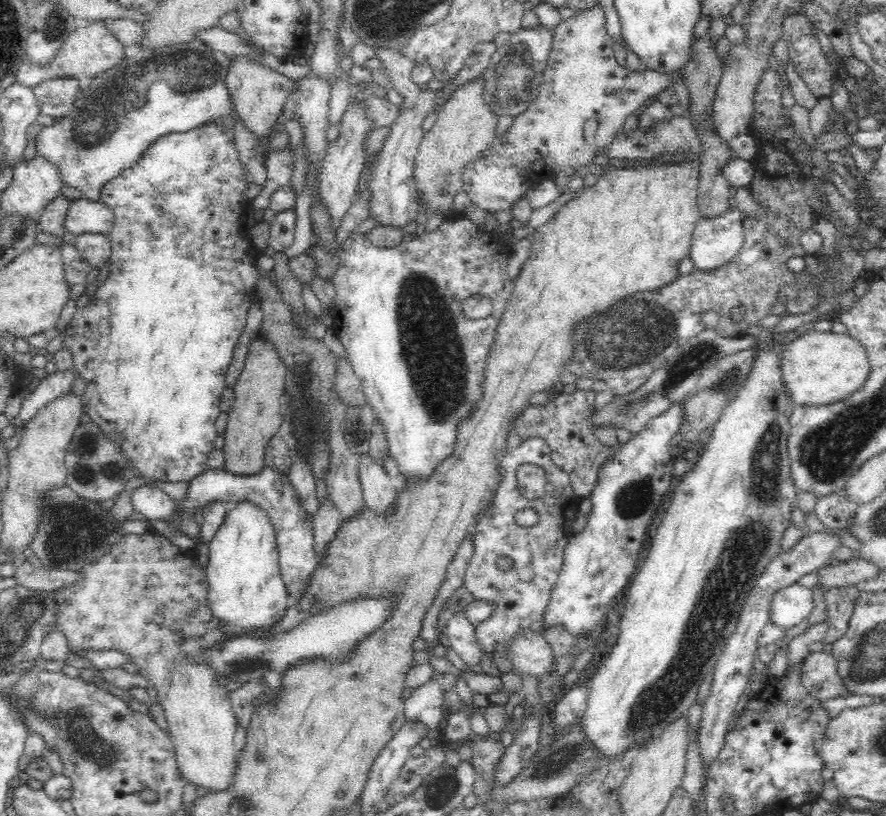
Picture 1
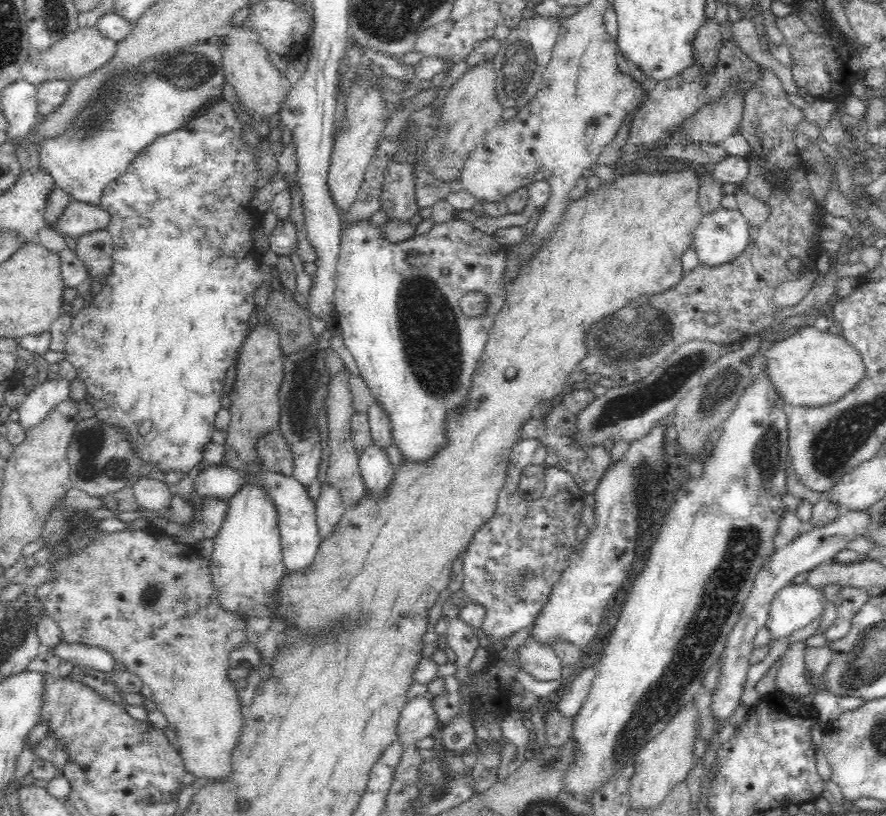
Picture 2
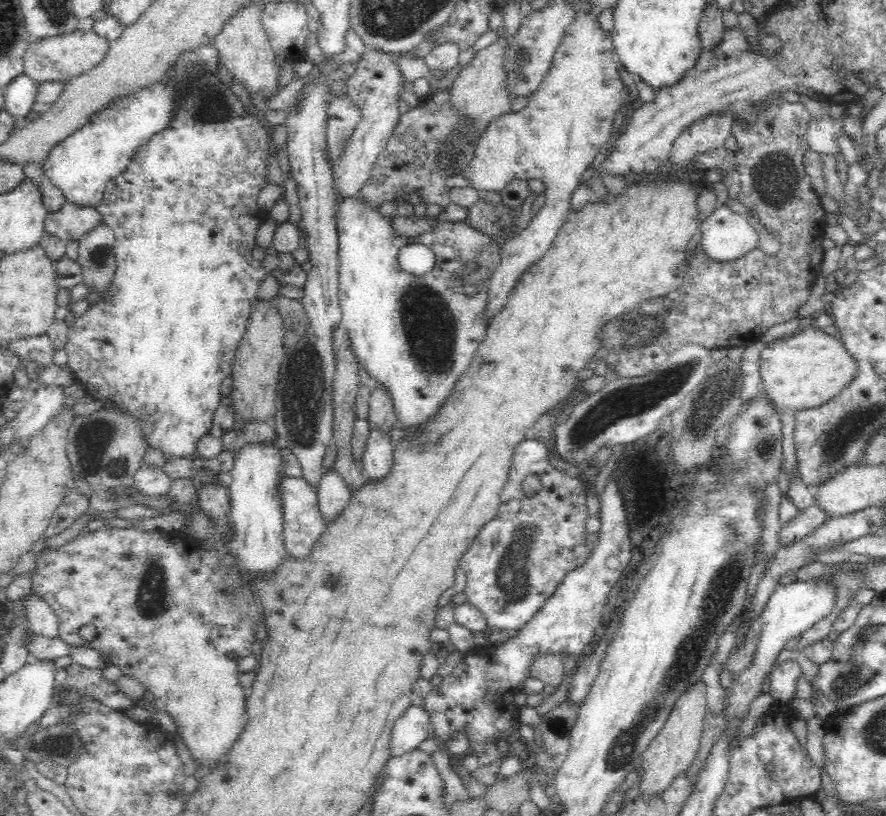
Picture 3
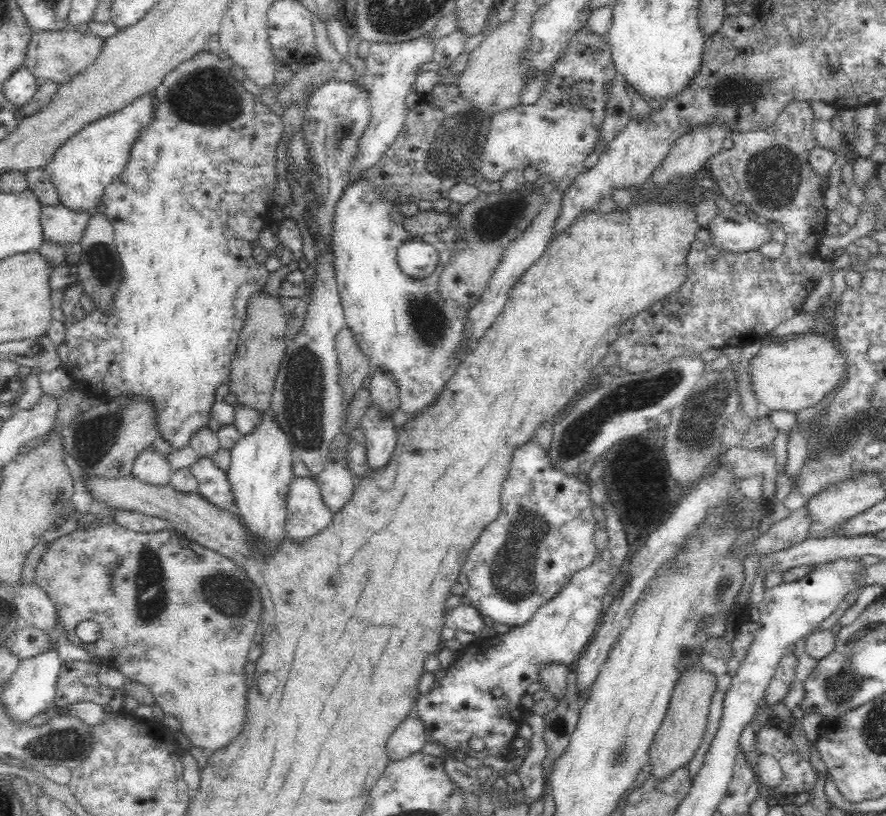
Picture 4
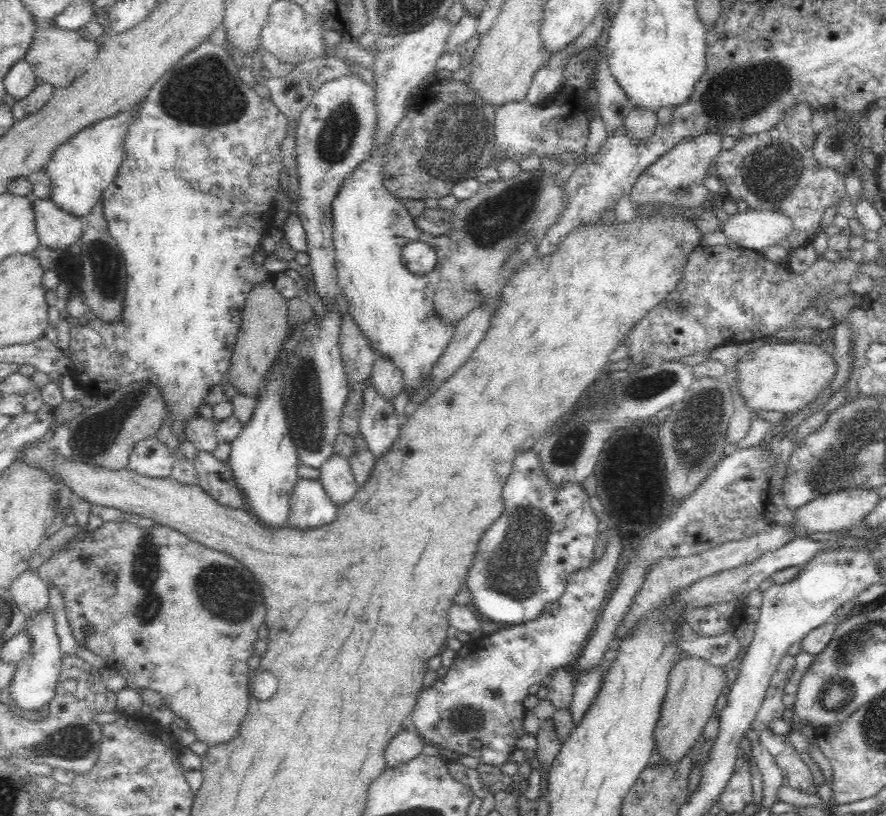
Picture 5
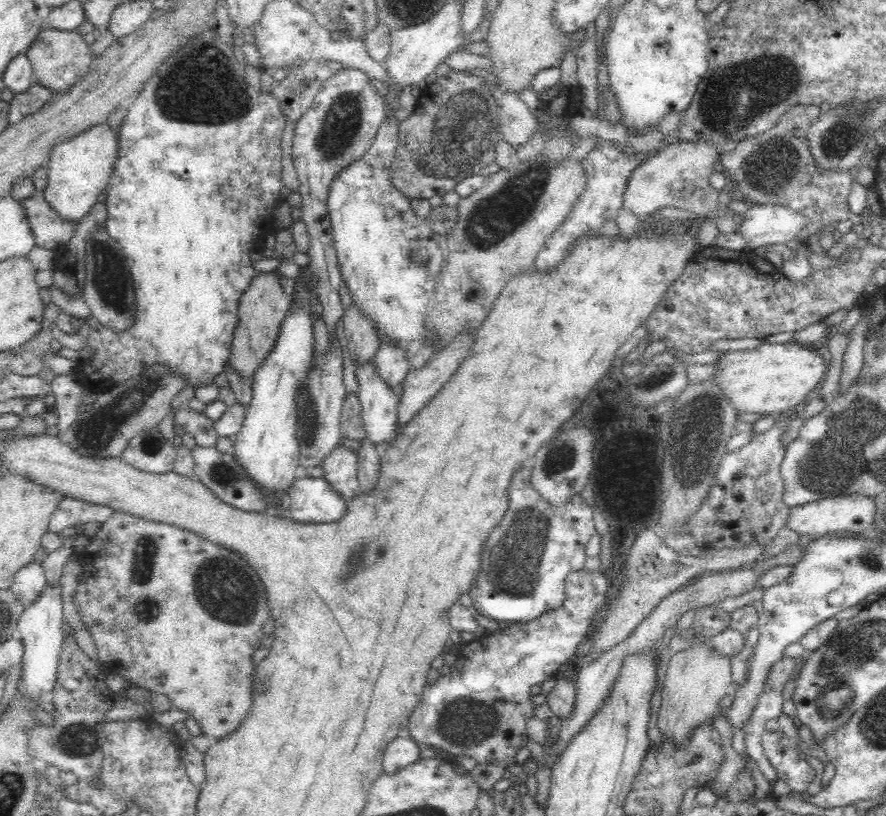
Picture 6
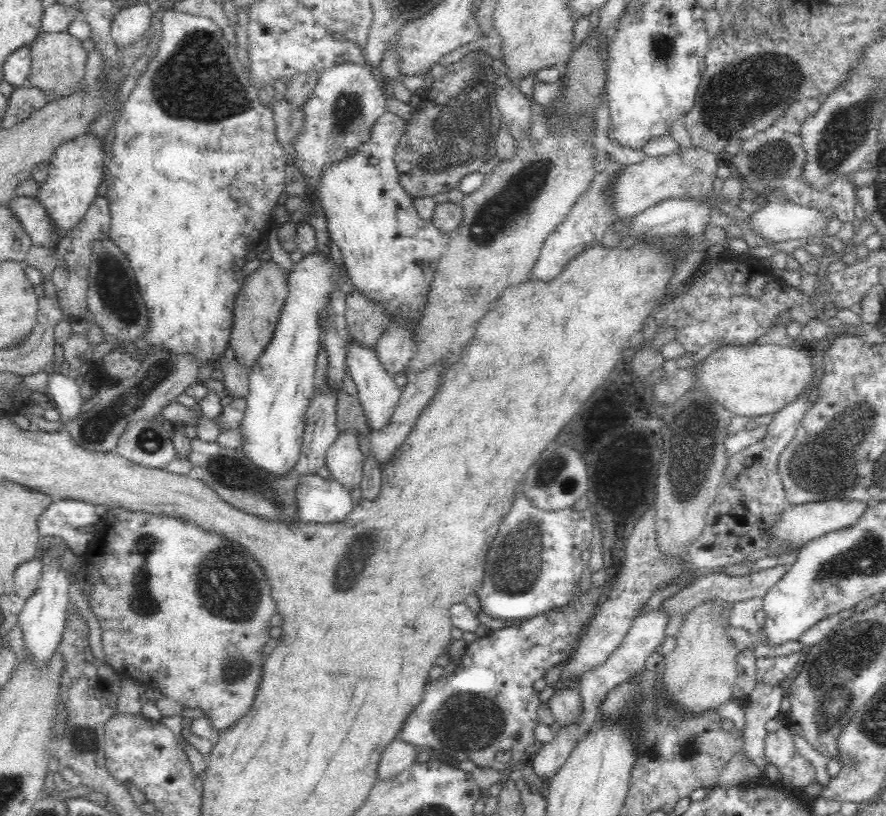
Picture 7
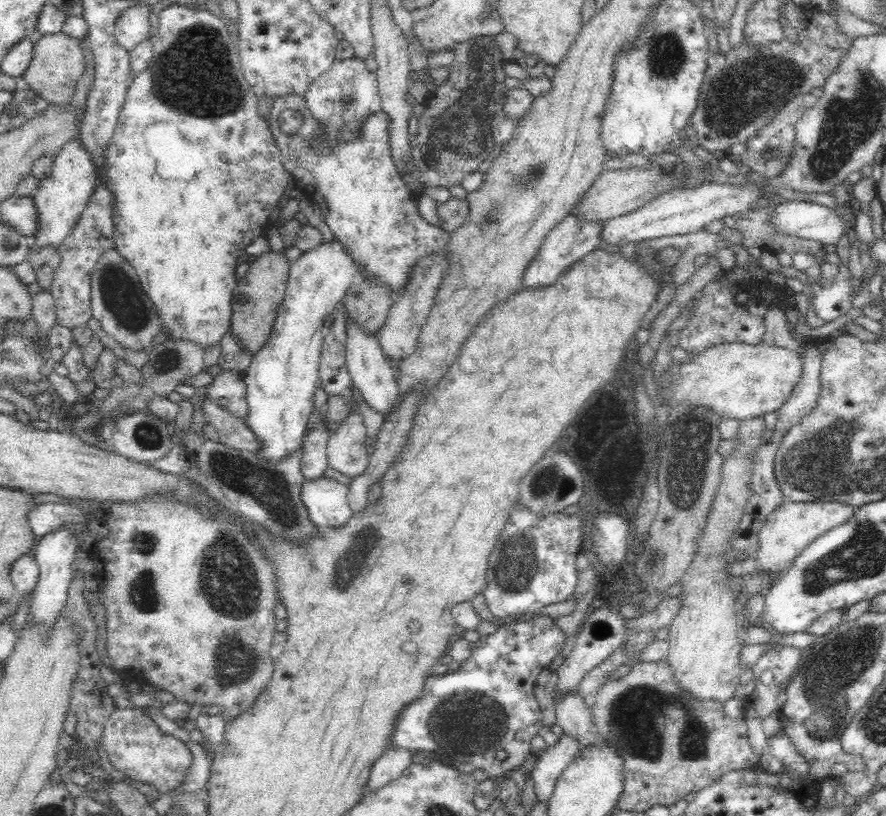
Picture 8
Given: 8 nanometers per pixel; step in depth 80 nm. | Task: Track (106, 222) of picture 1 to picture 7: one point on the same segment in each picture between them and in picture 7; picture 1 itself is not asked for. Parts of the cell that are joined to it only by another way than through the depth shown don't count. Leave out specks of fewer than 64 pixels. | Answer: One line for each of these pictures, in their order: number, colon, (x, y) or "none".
2: (79, 218)
3: (70, 222)
4: (60, 225)
5: (56, 229)
6: (51, 232)
7: (28, 210)

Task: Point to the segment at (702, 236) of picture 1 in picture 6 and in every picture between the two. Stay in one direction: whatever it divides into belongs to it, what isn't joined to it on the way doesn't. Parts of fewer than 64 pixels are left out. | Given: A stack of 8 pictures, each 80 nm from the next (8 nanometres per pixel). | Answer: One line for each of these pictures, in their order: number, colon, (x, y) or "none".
2: (722, 235)
3: (726, 235)
4: (732, 232)
5: (753, 230)
6: (772, 223)

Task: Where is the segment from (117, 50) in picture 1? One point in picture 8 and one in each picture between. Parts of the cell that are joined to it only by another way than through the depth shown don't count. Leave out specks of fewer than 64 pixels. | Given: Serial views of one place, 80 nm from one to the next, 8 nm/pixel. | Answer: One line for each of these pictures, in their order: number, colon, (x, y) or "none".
2: (79, 53)
3: (60, 58)
4: (58, 56)
5: (57, 56)
6: (59, 59)
7: (58, 60)
8: (57, 65)

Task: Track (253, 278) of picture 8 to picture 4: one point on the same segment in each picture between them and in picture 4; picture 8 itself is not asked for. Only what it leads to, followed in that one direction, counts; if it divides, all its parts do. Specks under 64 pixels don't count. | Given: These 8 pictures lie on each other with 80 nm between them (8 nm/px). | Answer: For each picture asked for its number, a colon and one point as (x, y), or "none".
4: (261, 347)
5: (260, 339)
6: (261, 309)
7: (257, 306)

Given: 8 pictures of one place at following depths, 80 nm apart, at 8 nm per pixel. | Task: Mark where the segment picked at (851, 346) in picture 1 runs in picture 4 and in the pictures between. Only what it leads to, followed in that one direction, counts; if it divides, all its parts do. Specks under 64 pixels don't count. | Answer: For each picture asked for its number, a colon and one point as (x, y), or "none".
2: (812, 367)
3: (803, 370)
4: (794, 373)

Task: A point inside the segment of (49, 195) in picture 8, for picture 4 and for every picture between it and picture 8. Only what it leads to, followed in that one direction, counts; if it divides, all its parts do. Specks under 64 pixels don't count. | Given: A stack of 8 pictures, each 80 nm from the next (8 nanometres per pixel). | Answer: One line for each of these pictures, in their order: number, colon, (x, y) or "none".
4: (81, 169)
5: (80, 169)
6: (78, 169)
7: (75, 170)

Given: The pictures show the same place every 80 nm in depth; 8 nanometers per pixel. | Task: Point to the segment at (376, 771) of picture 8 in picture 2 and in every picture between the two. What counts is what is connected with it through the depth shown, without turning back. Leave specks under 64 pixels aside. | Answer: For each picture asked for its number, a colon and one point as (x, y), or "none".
2: (417, 719)
3: (413, 727)
4: (409, 737)
5: (407, 744)
6: (401, 752)
7: (398, 755)

